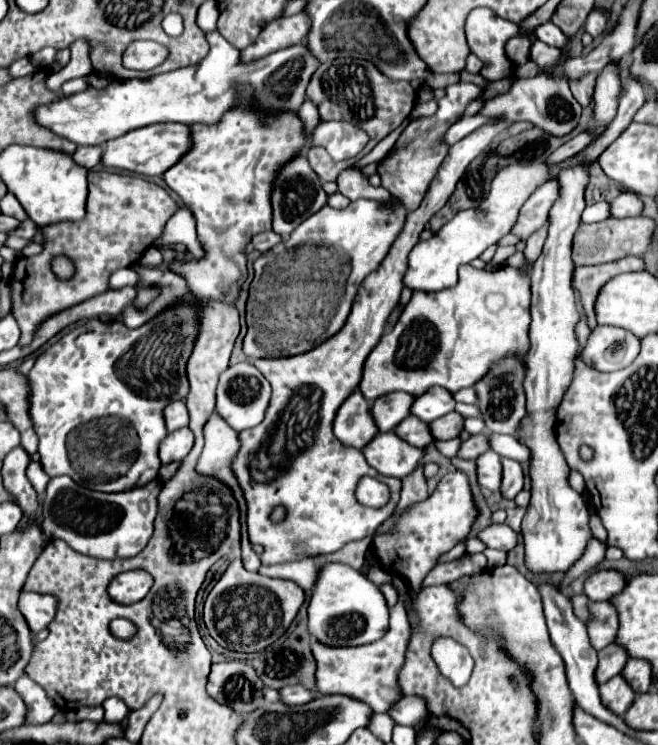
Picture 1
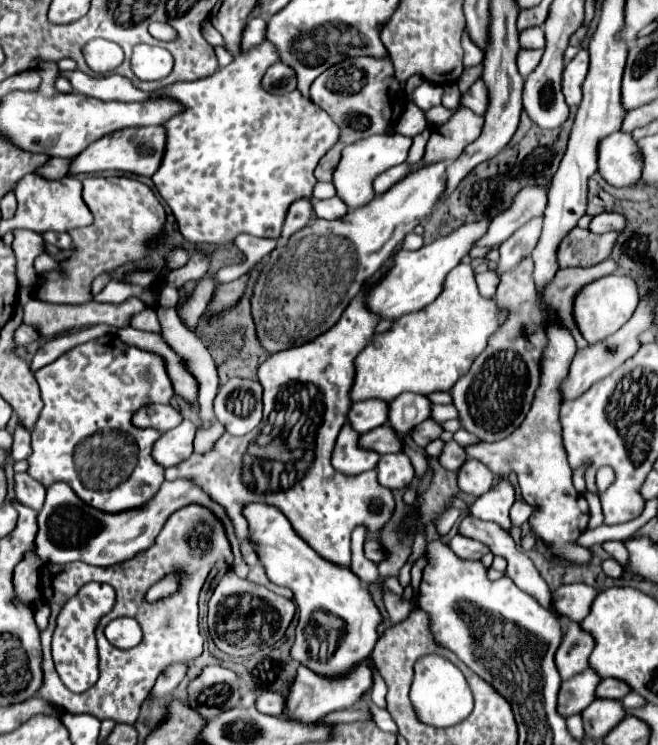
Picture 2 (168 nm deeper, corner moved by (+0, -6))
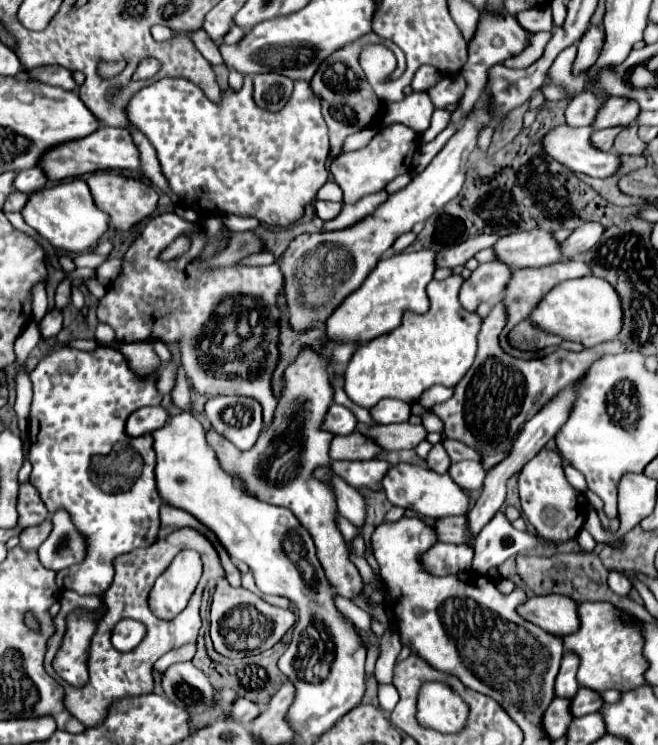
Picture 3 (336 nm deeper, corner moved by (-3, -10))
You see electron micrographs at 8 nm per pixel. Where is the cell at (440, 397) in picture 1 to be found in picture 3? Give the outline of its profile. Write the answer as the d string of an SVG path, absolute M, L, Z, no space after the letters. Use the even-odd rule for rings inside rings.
M382 399L376 407L370 409L370 415L380 425L400 423L400 421L406 421L410 417L410 405L400 403L398 399Z

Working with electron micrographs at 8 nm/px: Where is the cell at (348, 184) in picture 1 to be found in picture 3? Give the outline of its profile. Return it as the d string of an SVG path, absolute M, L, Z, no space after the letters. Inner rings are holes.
M392 123L386 127L380 127L366 147L344 153L338 159L334 159L330 173L334 181L340 185L340 189L344 191L344 203L356 203L364 195L382 191L392 179L408 173L412 167L412 157L416 149L418 149L418 133L408 125Z

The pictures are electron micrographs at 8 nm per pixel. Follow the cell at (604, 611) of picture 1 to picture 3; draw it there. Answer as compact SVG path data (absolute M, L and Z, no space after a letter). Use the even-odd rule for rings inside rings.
M564 655L562 665L560 665L560 673L556 677L554 683L554 697L572 697L578 691L578 683L576 683L576 659L572 659L572 655Z

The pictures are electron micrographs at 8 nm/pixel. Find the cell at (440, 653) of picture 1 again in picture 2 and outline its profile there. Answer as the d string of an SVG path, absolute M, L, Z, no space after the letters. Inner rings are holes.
M425 655L415 663L415 679L411 685L411 703L423 723L449 727L461 723L473 709L473 695L465 675L441 655Z

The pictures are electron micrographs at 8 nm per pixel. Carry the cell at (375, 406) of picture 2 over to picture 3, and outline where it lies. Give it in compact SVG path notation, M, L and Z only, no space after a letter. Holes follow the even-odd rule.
M334 403L334 405L330 405L320 429L328 431L332 435L350 435L356 429L356 423L358 421L350 409Z

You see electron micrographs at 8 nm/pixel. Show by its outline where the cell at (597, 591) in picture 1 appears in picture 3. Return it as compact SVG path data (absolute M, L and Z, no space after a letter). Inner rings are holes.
M542 595L532 597L520 605L518 615L550 635L564 637L576 631L576 603L564 599L564 595Z

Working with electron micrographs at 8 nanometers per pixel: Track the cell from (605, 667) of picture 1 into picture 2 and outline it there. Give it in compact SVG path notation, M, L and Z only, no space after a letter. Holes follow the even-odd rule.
M585 669L583 673L575 675L569 681L563 681L559 691L559 711L561 715L569 717L577 711L583 711L593 699L597 685L601 683L601 675L595 669Z

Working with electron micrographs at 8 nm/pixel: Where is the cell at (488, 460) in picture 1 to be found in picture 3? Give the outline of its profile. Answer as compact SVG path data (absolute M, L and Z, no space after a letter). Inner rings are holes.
M460 461L460 463L452 463L448 469L450 477L464 487L464 491L472 491L472 489L480 489L486 477L486 471L480 467L480 461Z

